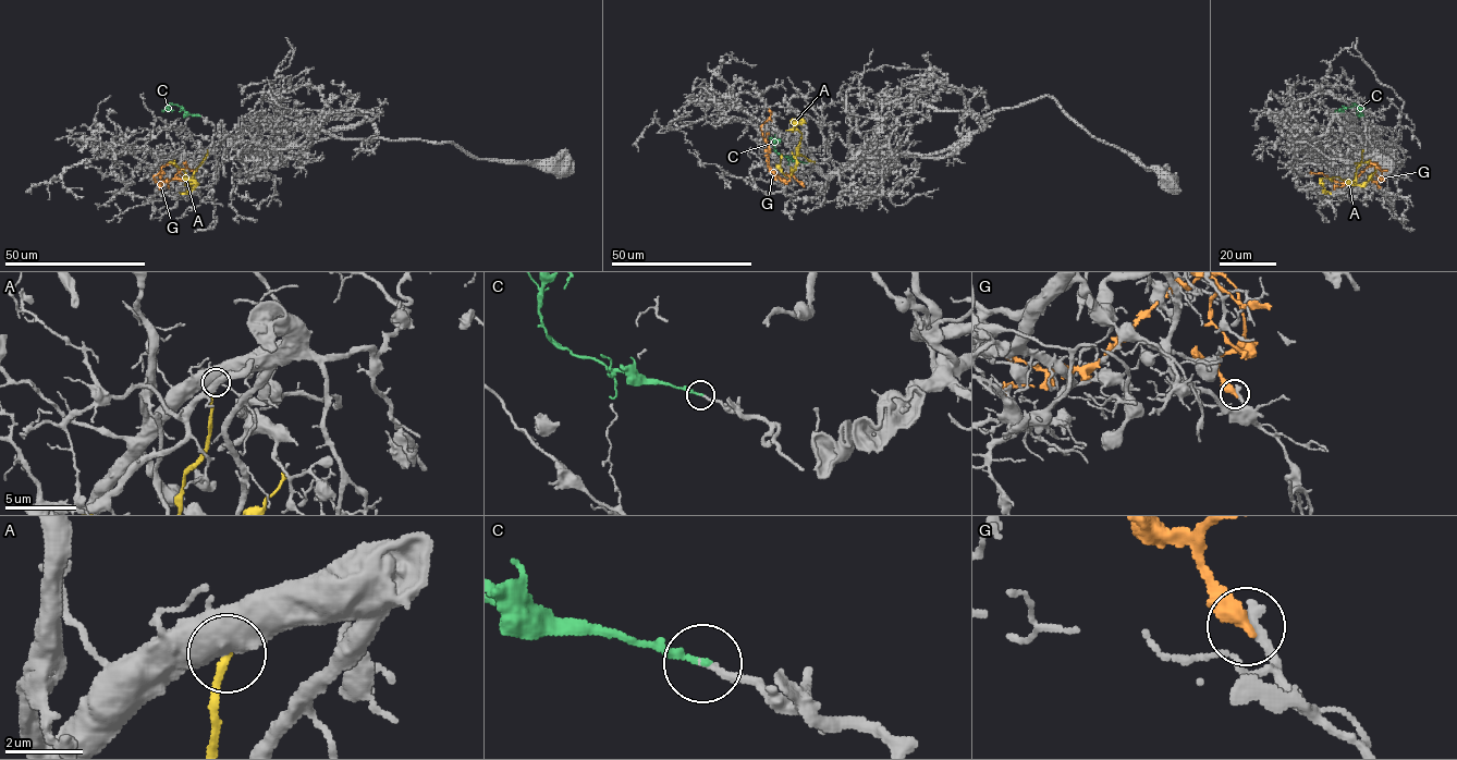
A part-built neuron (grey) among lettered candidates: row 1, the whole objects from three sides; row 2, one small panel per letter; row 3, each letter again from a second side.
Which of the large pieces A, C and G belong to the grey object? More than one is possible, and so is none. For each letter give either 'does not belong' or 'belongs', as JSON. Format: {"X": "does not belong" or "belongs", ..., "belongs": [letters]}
{"A": "does not belong", "C": "belongs", "G": "does not belong", "belongs": ["C"]}

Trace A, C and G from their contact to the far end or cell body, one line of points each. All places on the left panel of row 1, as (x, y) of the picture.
A: (207, 150), (190, 181), (194, 176), (185, 178), (195, 184), (193, 187), (179, 193)
C: (199, 115), (187, 114), (171, 103), (167, 108), (172, 111)
G: (169, 187), (176, 167), (167, 164), (160, 169), (161, 183), (157, 183), (154, 175), (162, 172)

